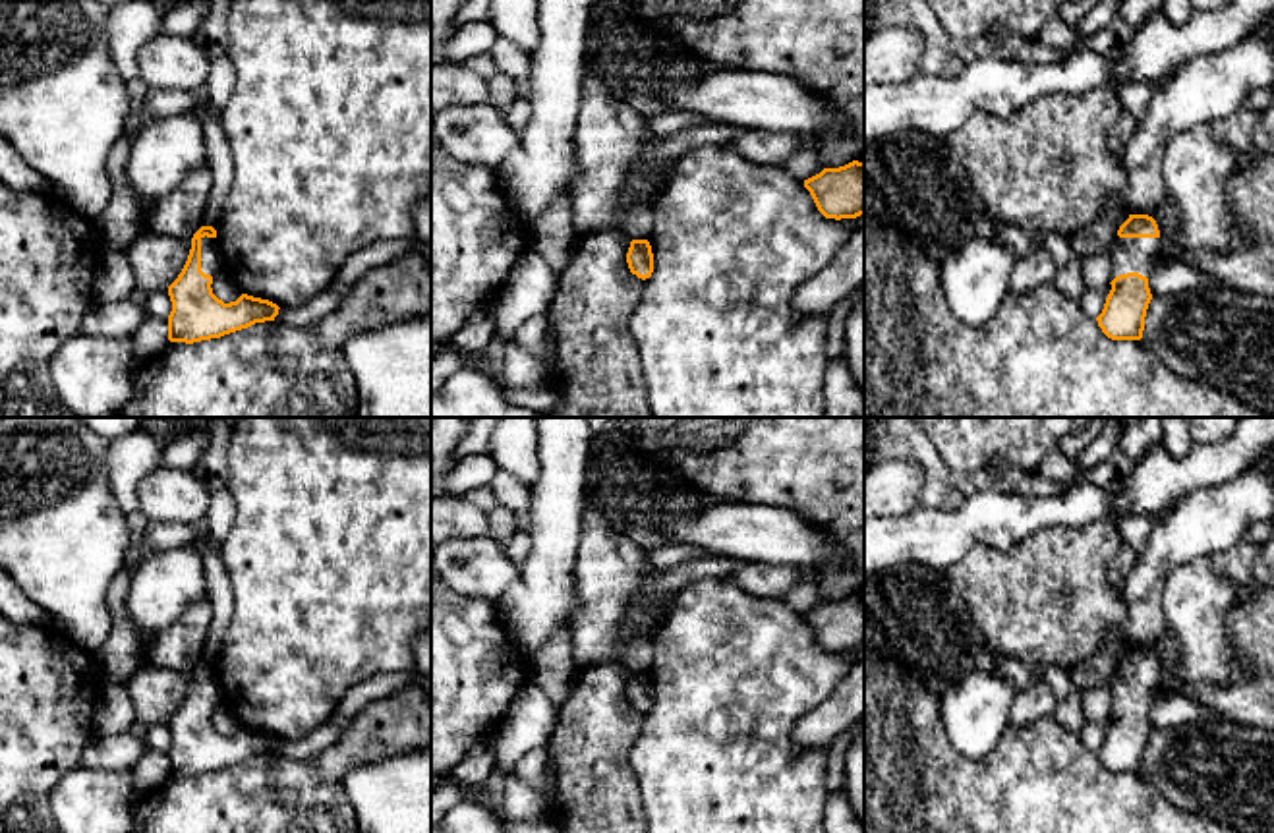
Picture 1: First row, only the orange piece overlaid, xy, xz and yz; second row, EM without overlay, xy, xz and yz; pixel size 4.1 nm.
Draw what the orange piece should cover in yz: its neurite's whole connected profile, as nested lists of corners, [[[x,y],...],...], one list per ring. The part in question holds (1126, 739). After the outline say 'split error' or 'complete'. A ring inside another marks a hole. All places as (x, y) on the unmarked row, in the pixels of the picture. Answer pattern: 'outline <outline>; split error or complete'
outline [[[1129,647],[1110,682],[1114,696],[1112,723],[1096,750],[1112,773],[1141,773],[1152,732],[1148,711],[1160,690],[1160,663],[1148,647]]]; split error

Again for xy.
outline [[[201,659],[191,671],[188,694],[168,719],[172,744],[168,748],[170,775],[201,775],[247,761],[255,756],[275,754],[278,738],[242,727],[224,736],[213,727],[213,709],[222,704],[217,663]]]; split error

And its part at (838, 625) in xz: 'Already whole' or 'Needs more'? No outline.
Already whole

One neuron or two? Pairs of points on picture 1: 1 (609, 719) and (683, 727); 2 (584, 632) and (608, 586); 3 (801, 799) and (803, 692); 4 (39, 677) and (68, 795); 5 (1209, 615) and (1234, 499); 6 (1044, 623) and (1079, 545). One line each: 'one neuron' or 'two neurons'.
1: two neurons
2: one neuron
3: one neuron
4: two neurons
5: two neurons
6: one neuron

